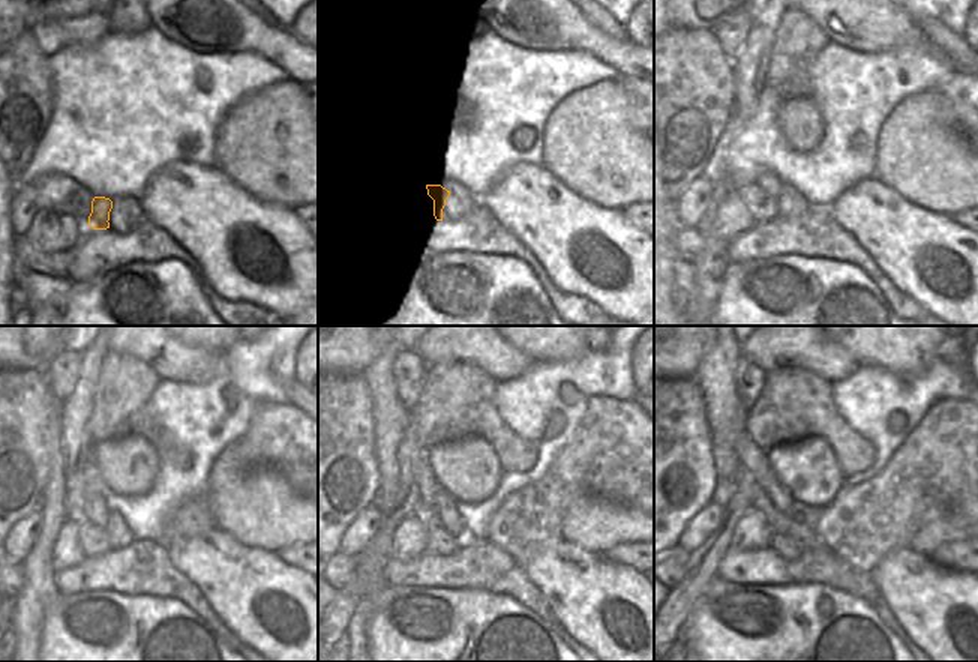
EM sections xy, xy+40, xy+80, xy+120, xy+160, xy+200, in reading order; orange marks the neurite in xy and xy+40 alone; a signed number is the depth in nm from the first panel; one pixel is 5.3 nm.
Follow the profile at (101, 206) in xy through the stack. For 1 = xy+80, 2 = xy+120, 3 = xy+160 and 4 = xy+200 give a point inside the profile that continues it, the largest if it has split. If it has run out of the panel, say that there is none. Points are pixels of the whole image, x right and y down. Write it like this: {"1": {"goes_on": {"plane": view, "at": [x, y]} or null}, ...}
{"1": {"goes_on": {"plane": "xy+80", "at": [770, 183]}}, "2": {"goes_on": {"plane": "xy+120", "at": [93, 511]}}, "3": {"goes_on": {"plane": "xy+160", "at": [428, 487]}}, "4": {"goes_on": {"plane": "xy+200", "at": [749, 455]}}}

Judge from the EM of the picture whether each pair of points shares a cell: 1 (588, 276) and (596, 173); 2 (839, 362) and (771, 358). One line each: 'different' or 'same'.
1: different
2: same

